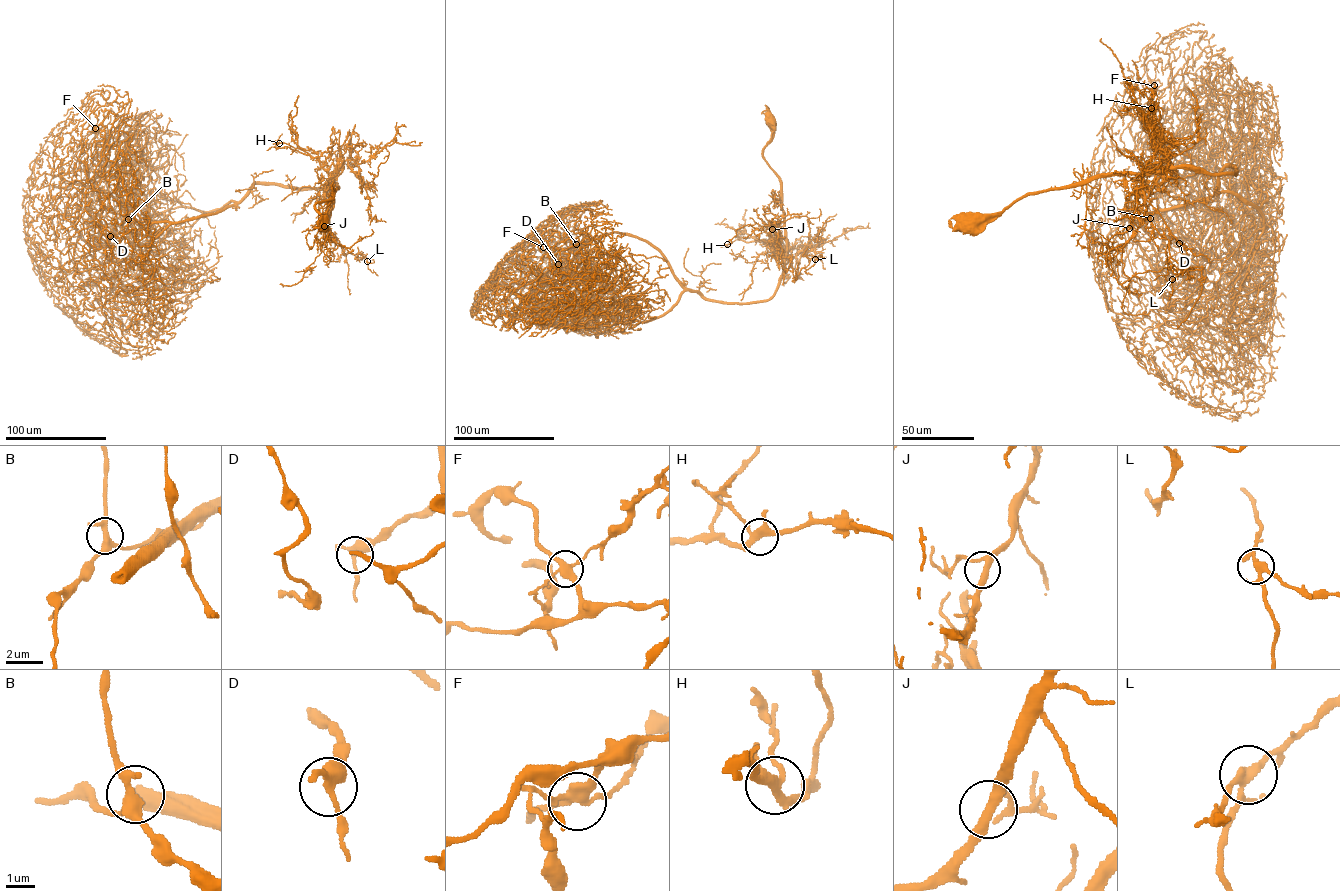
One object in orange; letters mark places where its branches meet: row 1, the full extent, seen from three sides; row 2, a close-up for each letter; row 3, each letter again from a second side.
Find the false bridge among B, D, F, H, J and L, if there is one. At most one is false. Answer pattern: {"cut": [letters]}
{"cut": []}

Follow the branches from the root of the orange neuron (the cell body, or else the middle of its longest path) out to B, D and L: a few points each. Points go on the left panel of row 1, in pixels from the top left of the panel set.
B: (322, 222), (315, 205), (331, 199), (336, 185), (254, 184), (220, 211), (181, 221), (128, 219)
D: (322, 222), (315, 205), (331, 199), (336, 185), (254, 184), (221, 211), (111, 231), (110, 236)
L: (322, 222), (315, 205), (331, 199), (336, 189), (327, 217), (329, 230), (345, 255), (360, 254), (366, 261)

